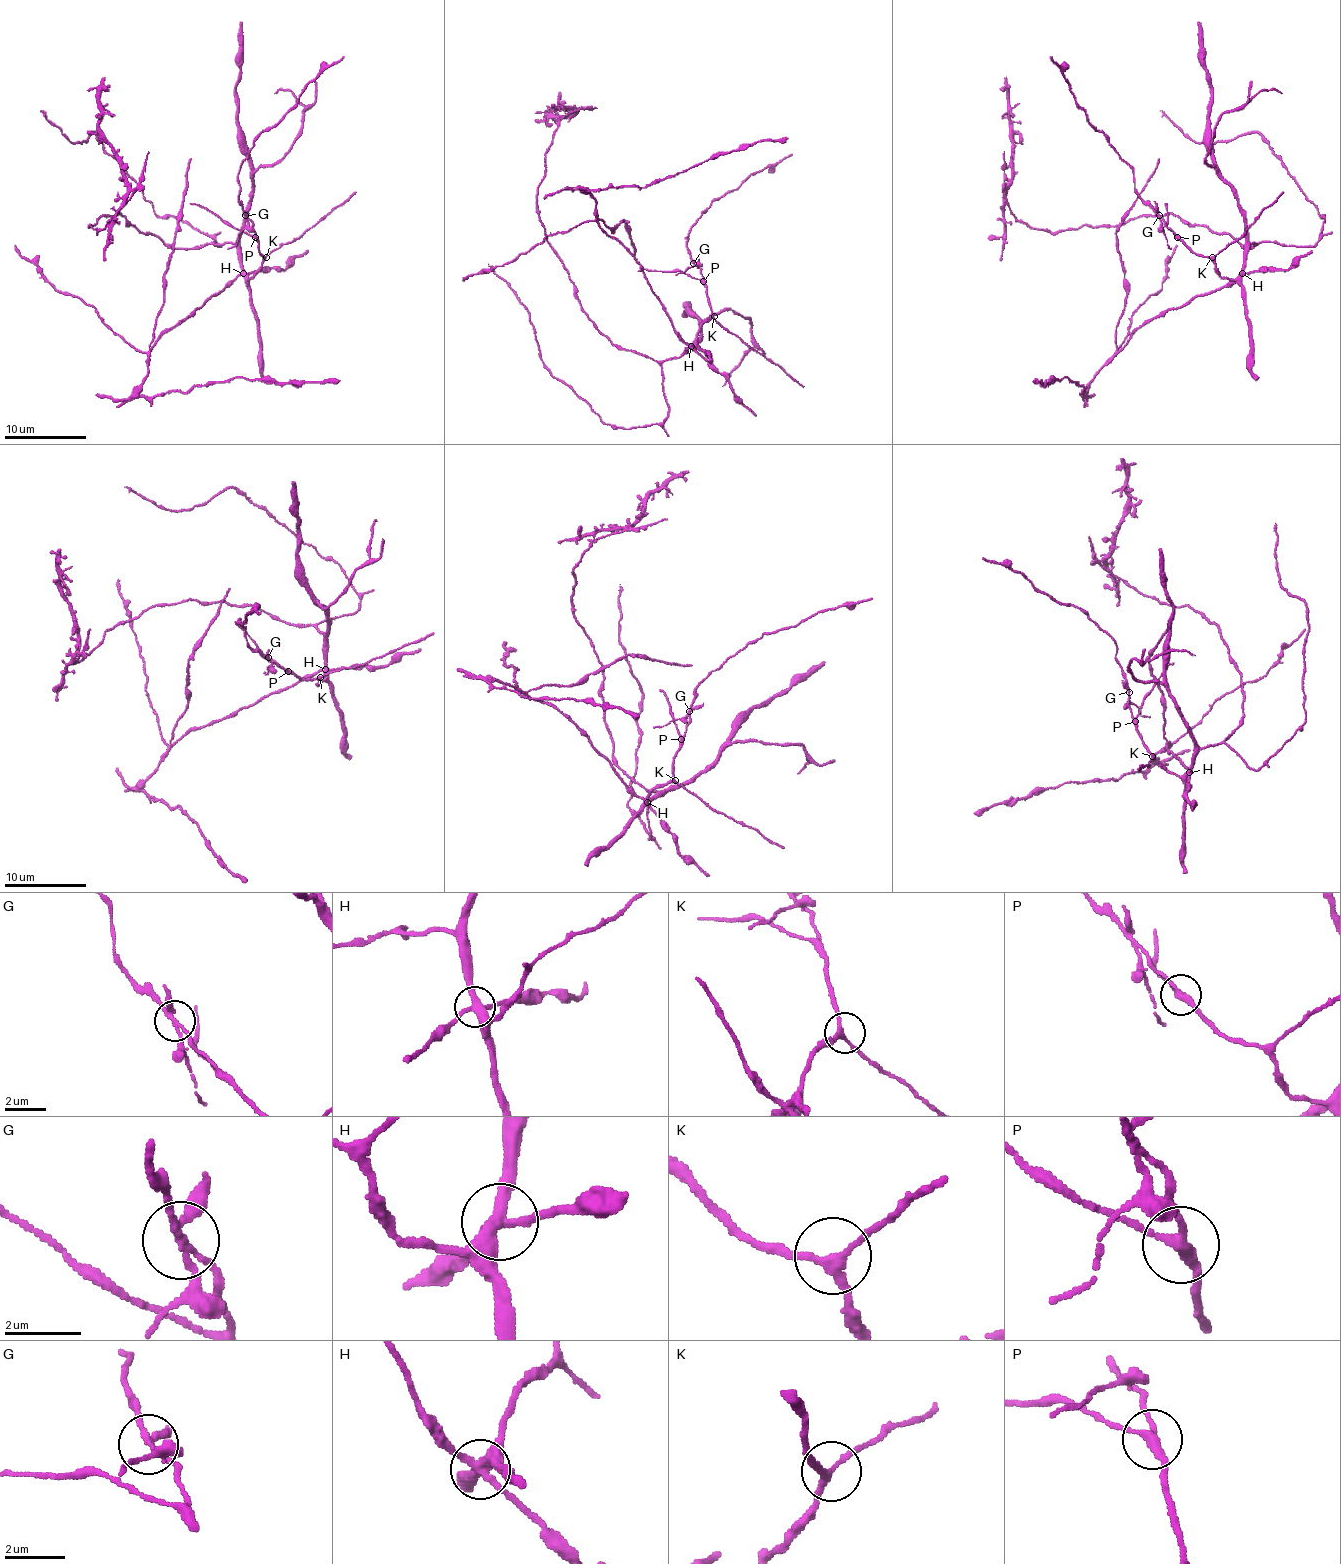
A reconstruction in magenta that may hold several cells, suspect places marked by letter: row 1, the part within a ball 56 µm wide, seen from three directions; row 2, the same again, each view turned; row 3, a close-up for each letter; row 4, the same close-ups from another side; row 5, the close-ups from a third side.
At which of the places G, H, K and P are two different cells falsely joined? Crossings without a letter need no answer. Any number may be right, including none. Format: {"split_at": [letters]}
{"split_at": ["G", "H"]}

